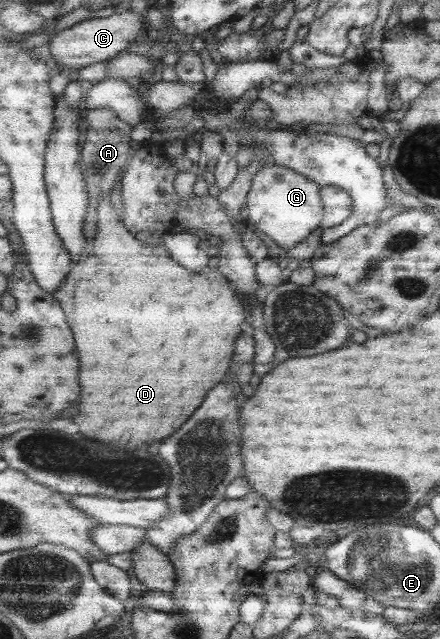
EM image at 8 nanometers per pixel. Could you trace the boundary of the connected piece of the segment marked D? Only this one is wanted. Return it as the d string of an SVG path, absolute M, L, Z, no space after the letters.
M109 195L101 199L99 203L99 218L97 227L97 236L89 252L76 262L70 273L67 275L66 282L58 287L53 296L62 304L63 311L68 317L68 323L72 323L72 331L76 331L76 343L78 343L78 355L80 355L80 385L82 385L82 397L80 397L80 405L76 405L78 415L74 417L74 423L78 425L78 431L90 439L96 439L100 443L106 443L110 447L116 449L124 449L124 451L136 451L136 449L144 449L148 445L160 443L168 437L172 437L176 431L182 429L182 425L190 419L190 415L202 405L202 401L206 399L208 391L214 389L218 383L222 383L222 379L228 375L230 365L235 358L235 345L240 335L244 333L242 329L246 329L244 321L246 321L246 305L242 303L242 299L238 299L236 287L224 277L224 274L214 269L205 269L200 275L194 275L195 271L188 271L182 265L178 265L170 255L166 244L158 247L148 247L148 243L140 243L138 236L131 232L124 222L118 221L118 213L110 203Z

